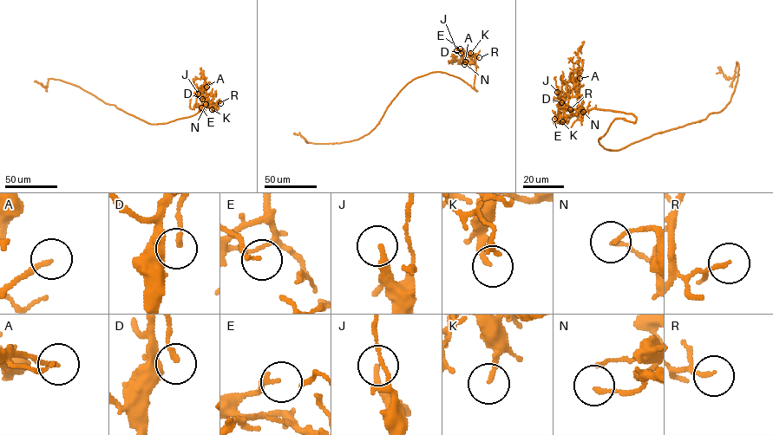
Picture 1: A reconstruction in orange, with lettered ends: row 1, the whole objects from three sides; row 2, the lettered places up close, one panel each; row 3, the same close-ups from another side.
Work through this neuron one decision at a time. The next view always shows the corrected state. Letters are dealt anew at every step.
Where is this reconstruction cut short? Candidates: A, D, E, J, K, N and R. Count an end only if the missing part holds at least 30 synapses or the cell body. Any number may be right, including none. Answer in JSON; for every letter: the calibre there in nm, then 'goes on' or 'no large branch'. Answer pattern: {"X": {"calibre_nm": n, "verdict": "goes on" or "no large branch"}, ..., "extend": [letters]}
{"A": {"calibre_nm": 180, "verdict": "goes on"}, "D": {"calibre_nm": 140, "verdict": "no large branch"}, "E": {"calibre_nm": 170, "verdict": "no large branch"}, "J": {"calibre_nm": 200, "verdict": "no large branch"}, "K": {"calibre_nm": 170, "verdict": "no large branch"}, "N": {"calibre_nm": 150, "verdict": "no large branch"}, "R": {"calibre_nm": 100, "verdict": "no large branch"}, "extend": ["A"]}

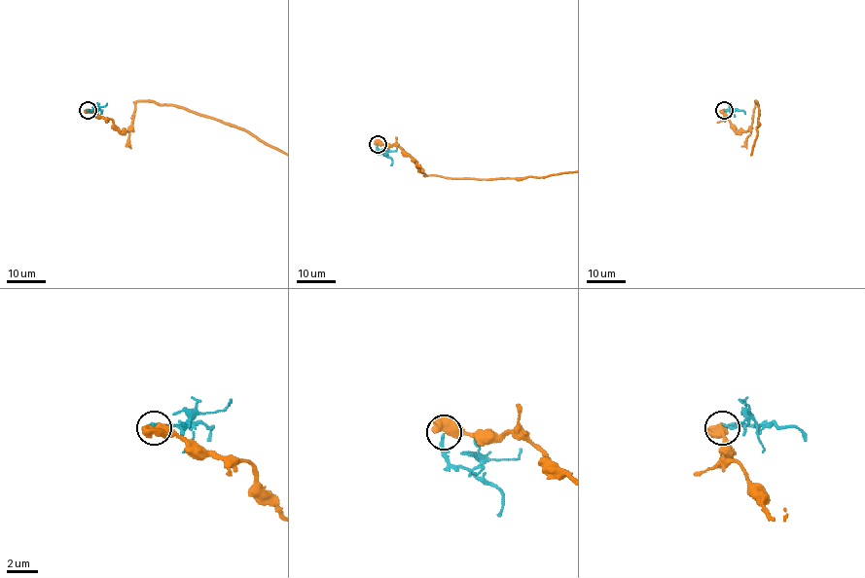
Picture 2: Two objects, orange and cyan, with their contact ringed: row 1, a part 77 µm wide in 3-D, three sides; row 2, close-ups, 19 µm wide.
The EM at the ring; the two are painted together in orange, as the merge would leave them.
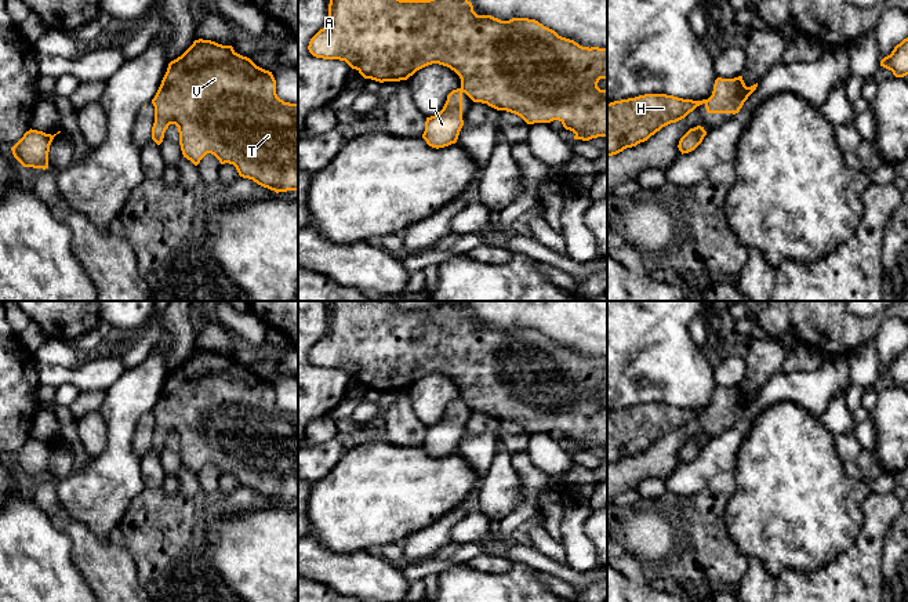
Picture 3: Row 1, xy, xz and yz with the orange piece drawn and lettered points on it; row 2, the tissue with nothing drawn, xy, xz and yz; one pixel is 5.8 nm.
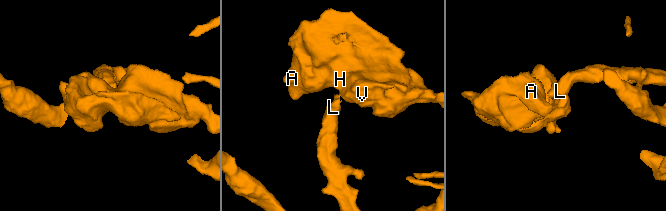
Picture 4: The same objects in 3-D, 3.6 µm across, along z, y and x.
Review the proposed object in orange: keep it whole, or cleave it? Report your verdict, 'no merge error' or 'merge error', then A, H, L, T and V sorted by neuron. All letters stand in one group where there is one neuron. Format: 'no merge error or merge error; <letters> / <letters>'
merge error; A H T V / L

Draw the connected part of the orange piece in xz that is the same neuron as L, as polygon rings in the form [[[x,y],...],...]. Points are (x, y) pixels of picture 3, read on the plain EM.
[[[453,399],[447,405],[443,418],[435,425],[426,427],[422,447],[432,457],[444,457],[455,453],[464,435],[462,399]]]

